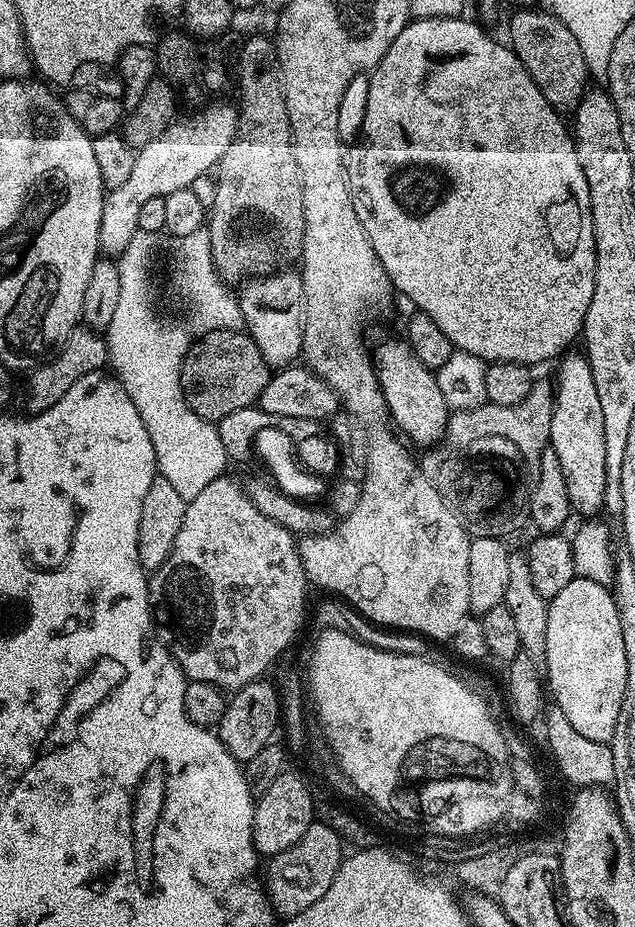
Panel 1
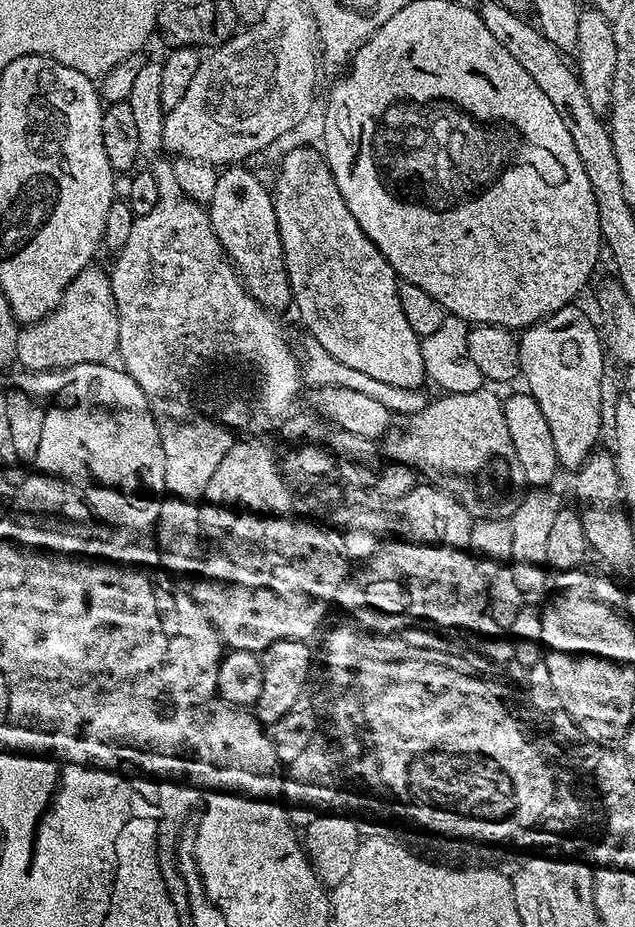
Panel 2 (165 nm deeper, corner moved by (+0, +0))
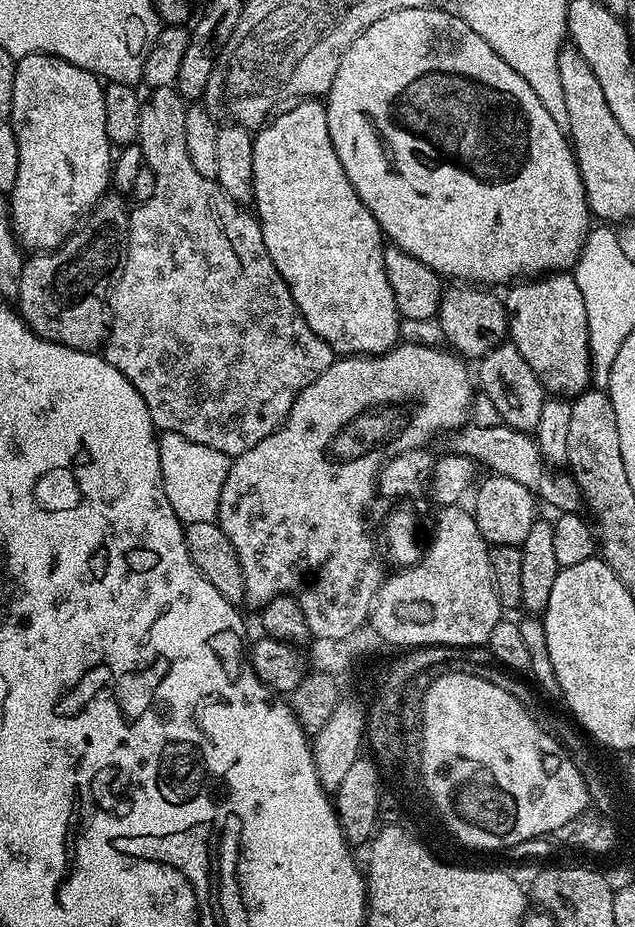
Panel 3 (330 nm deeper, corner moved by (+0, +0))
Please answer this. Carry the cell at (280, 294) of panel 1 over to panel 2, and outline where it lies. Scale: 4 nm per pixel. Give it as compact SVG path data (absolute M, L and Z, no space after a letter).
M228 166L217 175L214 182L214 198L206 206L206 211L214 234L224 248L232 267L236 269L244 288L253 299L273 314L280 314L284 307L292 304L292 291L286 274L286 262L282 254L282 238L278 234L278 218L274 214L274 202L269 185L263 184L248 166Z

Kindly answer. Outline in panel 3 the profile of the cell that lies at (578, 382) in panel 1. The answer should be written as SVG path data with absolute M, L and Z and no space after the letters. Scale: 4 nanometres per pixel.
M563 271L524 278L513 283L507 292L508 296L503 297L504 308L509 312L507 339L518 350L518 354L526 358L530 370L534 370L545 390L560 398L579 396L589 387L592 379L592 355L590 334L586 330L586 305L582 303L582 290L578 290L575 275Z

